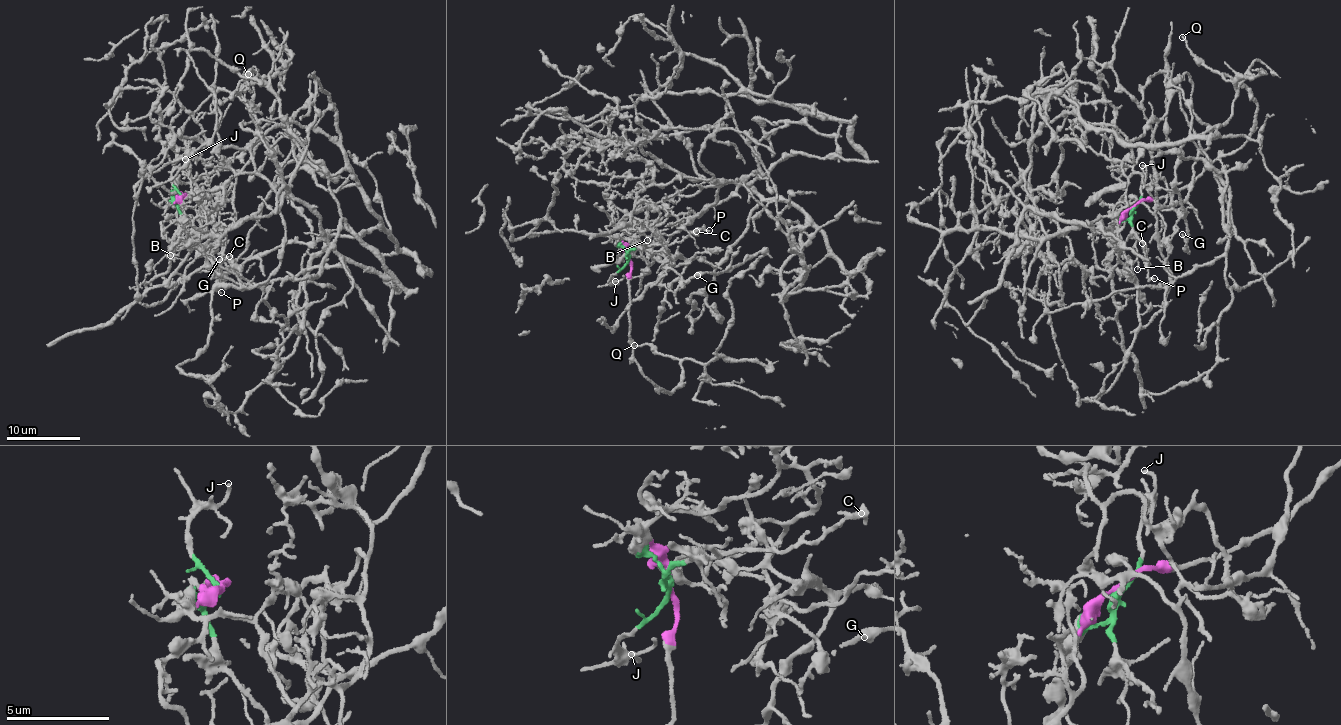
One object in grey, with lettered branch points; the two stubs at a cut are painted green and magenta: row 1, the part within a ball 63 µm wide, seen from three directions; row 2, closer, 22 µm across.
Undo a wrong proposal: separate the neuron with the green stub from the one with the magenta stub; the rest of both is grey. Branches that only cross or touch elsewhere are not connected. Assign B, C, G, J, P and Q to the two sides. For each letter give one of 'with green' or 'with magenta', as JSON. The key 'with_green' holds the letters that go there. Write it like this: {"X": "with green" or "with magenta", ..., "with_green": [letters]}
{"B": "with green", "C": "with green", "G": "with magenta", "J": "with green", "P": "with green", "Q": "with magenta", "with_green": ["B", "C", "J", "P"]}

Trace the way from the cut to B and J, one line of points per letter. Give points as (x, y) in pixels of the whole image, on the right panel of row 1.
B: (1133, 207), (1130, 216), (1137, 269)
J: (1133, 207), (1141, 195), (1146, 173), (1142, 164)

